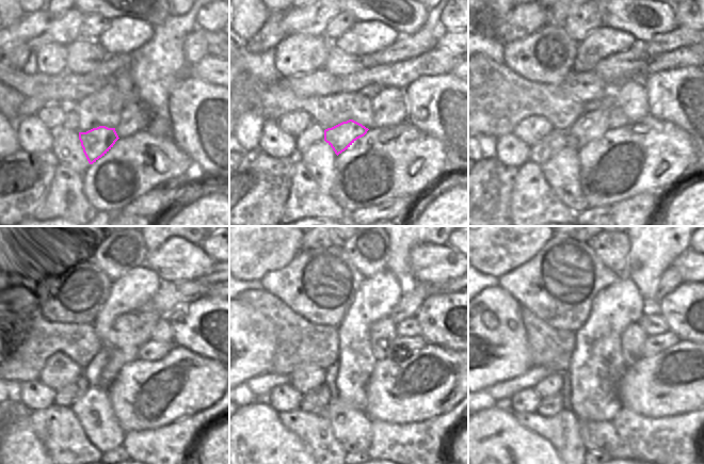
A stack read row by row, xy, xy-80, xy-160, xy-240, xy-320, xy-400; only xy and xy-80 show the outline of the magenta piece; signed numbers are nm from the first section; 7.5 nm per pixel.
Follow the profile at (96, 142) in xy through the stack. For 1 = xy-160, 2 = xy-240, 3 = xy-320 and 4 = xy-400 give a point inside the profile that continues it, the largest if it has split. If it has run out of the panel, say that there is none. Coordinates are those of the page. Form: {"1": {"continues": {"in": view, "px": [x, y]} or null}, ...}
{"1": {"continues": {"in": "xy-160", "px": [591, 126]}}, "2": {"continues": {"in": "xy-240", "px": [117, 357]}}, "3": {"continues": {"in": "xy-320", "px": [417, 292]}}, "4": {"continues": {"in": "xy-400", "px": [671, 280]}}}

